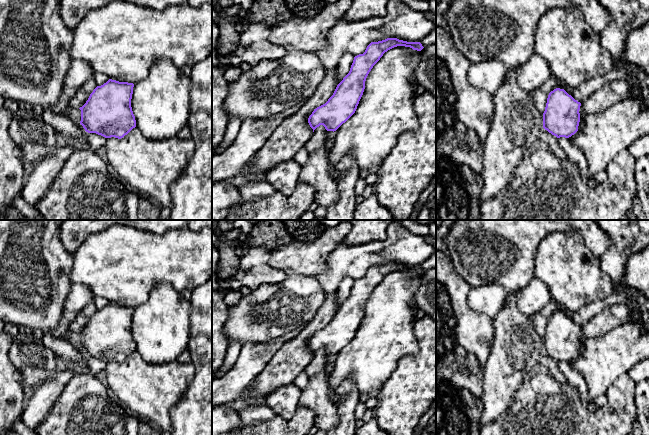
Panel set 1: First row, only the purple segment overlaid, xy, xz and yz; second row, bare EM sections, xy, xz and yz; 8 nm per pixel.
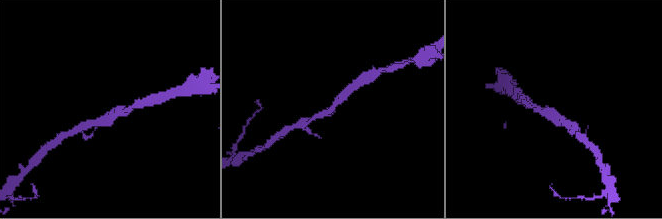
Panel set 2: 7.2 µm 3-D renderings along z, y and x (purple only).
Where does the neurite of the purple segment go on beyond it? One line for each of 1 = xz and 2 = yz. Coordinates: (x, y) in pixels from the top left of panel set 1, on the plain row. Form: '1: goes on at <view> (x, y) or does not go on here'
1: goes on at xz (329, 358)
2: does not go on here

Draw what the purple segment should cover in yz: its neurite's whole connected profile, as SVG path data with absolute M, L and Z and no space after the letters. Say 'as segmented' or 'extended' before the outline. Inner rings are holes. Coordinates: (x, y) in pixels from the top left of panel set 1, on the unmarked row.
as segmented; M556 312L547 322L543 352L557 362L569 362L578 355L581 327L564 313Z

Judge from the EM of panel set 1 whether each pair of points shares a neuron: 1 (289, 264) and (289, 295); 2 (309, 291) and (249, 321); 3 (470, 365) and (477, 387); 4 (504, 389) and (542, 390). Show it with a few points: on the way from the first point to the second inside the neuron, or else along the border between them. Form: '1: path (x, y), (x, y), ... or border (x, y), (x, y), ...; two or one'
1: border (288, 274), (313, 275); two
2: path (294, 301), (264, 314); one
3: path (470, 370), (470, 377), (473, 382); one
4: border (524, 381), (516, 392), (511, 404), (506, 409); two

